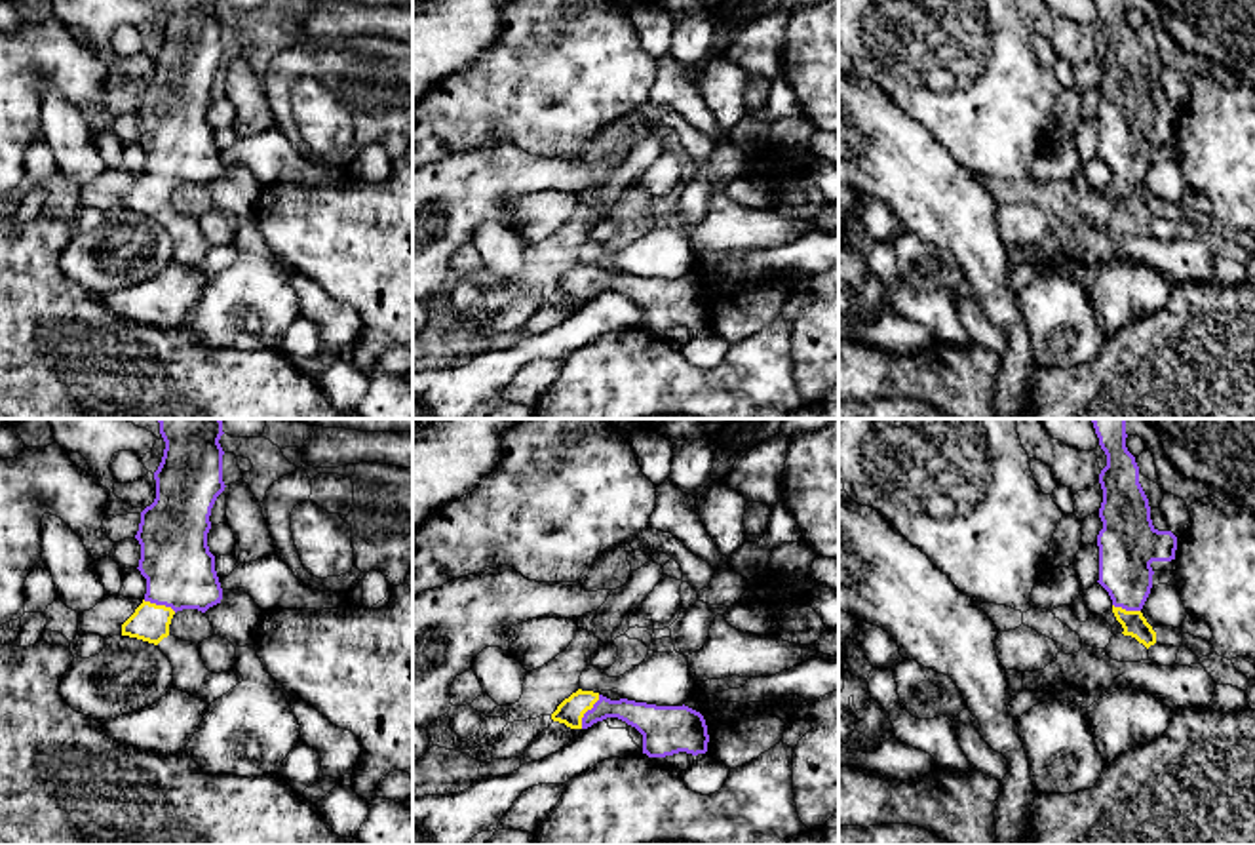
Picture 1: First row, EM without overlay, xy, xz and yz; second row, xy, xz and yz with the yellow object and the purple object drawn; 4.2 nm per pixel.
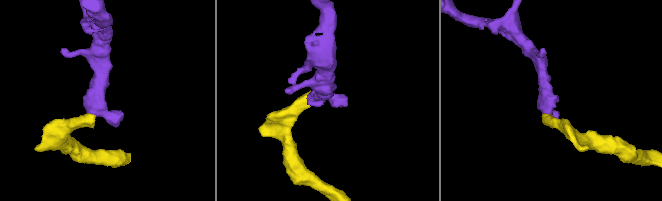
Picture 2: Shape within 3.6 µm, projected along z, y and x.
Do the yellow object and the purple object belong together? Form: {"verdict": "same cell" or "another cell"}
{"verdict": "same cell"}

